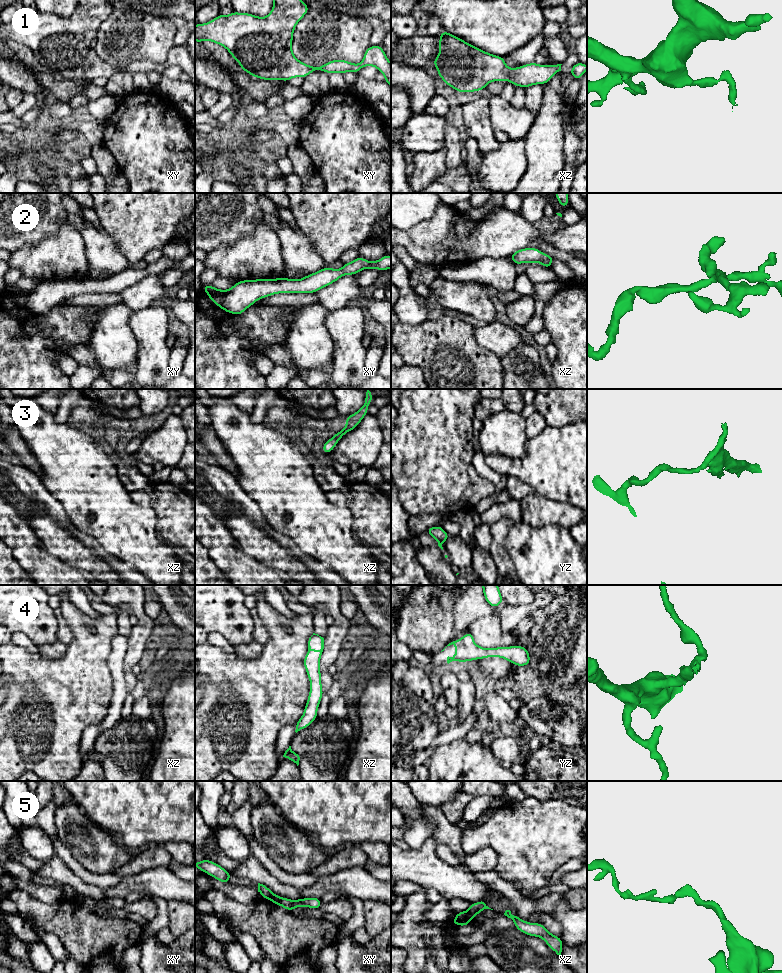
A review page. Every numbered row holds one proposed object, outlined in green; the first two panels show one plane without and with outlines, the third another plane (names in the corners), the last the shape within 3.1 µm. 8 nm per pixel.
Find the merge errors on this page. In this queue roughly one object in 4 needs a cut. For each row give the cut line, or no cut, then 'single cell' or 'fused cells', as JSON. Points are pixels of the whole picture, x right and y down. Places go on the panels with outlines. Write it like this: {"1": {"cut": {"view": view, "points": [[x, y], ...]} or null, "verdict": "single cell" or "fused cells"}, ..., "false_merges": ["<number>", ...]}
{"1": {"cut": null, "verdict": "single cell"}, "2": {"cut": null, "verdict": "single cell"}, "3": {"cut": null, "verdict": "single cell"}, "4": {"cut": null, "verdict": "single cell"}, "5": {"cut": {"view": "xz", "points": [[467, 911], [474, 915]]}, "verdict": "fused cells"}, "false_merges": ["5"]}

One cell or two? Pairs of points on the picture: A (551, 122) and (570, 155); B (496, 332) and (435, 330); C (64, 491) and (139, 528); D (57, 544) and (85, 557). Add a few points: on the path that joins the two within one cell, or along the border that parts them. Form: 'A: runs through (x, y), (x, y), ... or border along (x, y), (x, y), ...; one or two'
A: border along (564, 120), (563, 158); two
B: border along (473, 327), (474, 339), (487, 350); two
C: runs through (83, 491), (86, 491), (120, 525); one
D: runs through (64, 546), (78, 555); one

